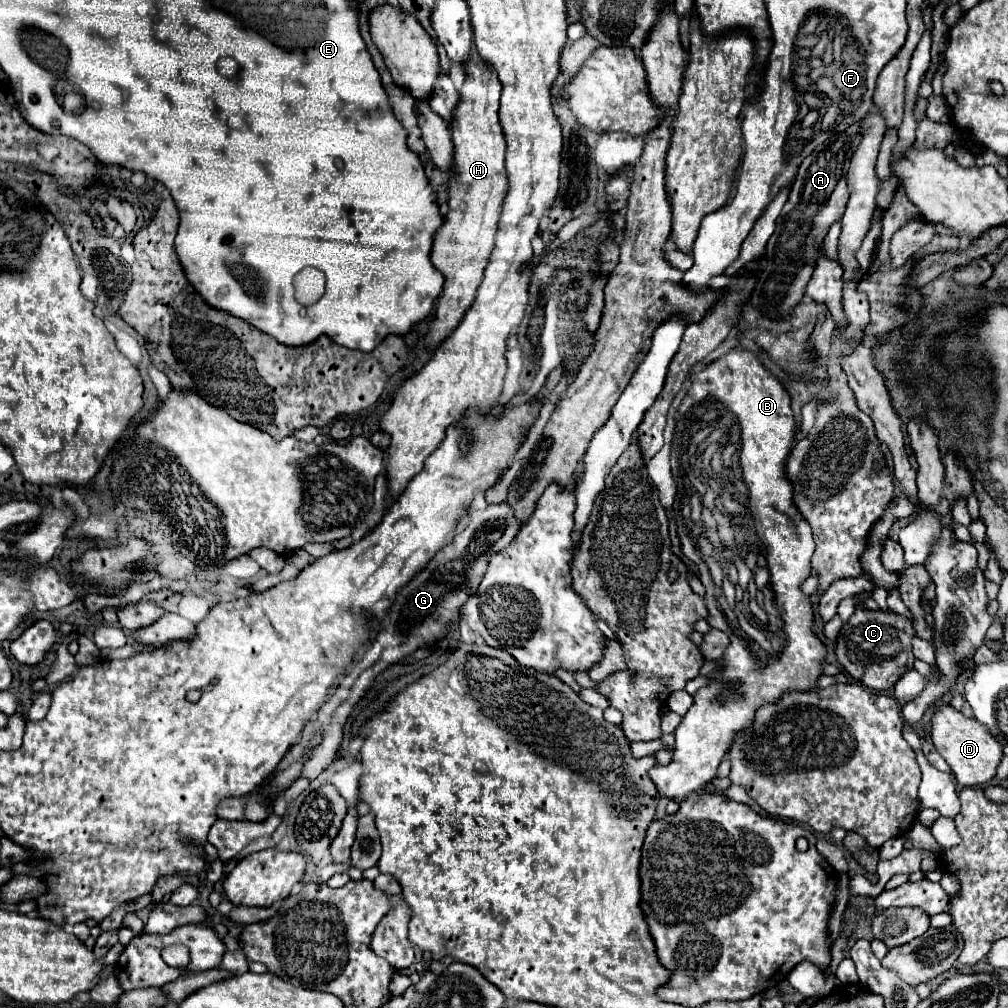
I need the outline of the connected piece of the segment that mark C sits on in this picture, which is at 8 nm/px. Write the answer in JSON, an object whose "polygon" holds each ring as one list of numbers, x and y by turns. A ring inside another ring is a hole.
{"polygon":[[870,592,854,596,856,612,850,616,850,620,842,626,838,634,836,658,846,670,846,674,850,674,854,680,862,682,870,690,884,692,892,688,908,668,912,668,914,664,912,640,916,638,916,632,906,616,864,608,860,602,870,596,872,596]]}

